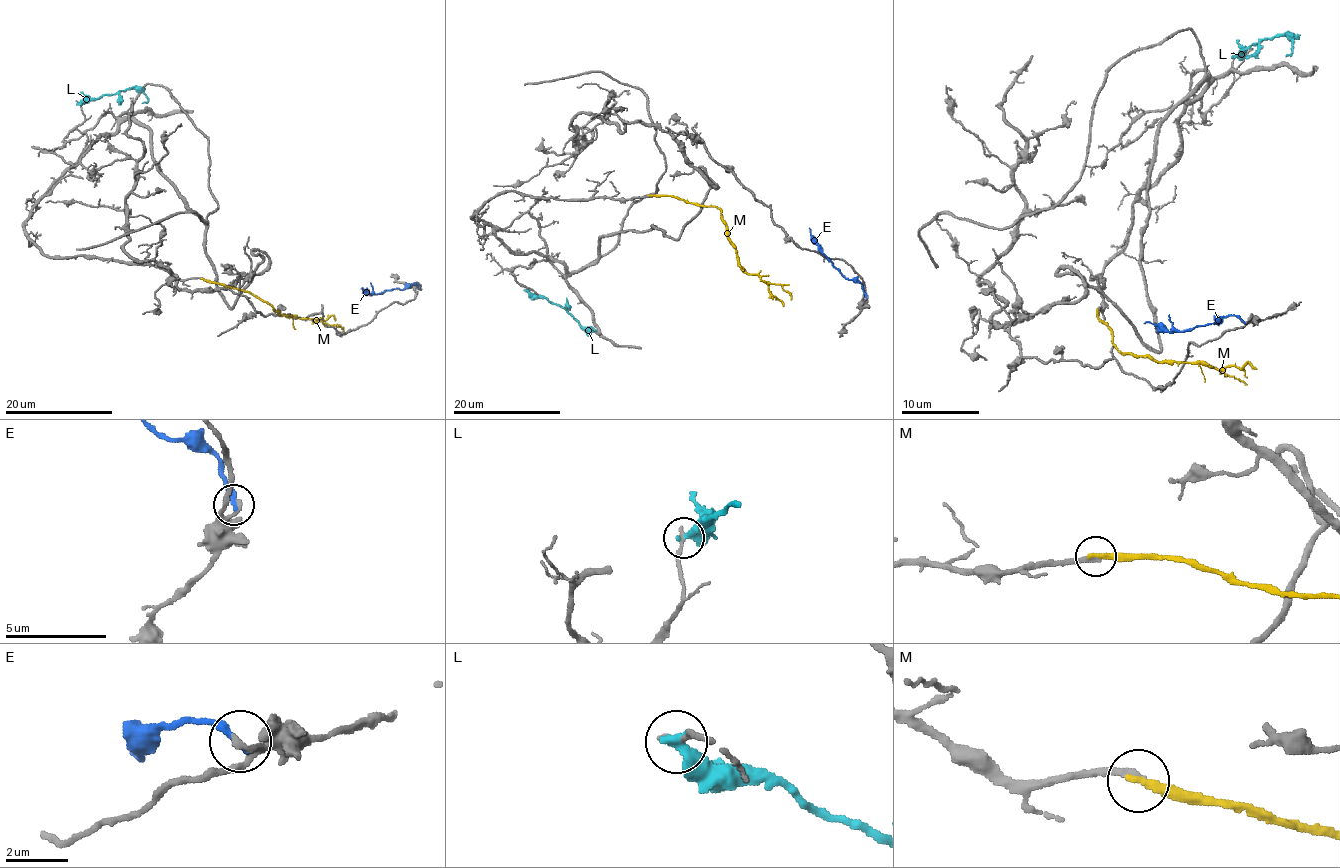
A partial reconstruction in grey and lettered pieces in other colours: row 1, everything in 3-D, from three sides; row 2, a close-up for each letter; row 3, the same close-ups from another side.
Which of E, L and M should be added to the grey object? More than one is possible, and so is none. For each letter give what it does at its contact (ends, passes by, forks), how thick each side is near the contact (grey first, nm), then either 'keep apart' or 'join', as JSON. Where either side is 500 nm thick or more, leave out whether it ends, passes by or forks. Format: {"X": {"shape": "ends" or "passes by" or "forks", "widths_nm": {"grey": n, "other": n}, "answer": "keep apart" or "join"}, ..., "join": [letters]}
{"E": {"shape": "ends", "widths_nm": {"grey": 220, "other": 300}, "answer": "keep apart"}, "L": {"shape": "ends", "widths_nm": {"grey": 240, "other": 480}, "answer": "keep apart"}, "M": {"shape": "ends", "widths_nm": {"grey": 240, "other": 280}, "answer": "join"}, "join": ["M"]}

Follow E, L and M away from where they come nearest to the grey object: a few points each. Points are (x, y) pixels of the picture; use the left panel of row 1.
E: (417, 287), (414, 283), (402, 289), (391, 288), (374, 293), (367, 293), (360, 288)
L: (78, 103), (134, 88), (139, 88), (147, 99), (142, 103)
M: (203, 279), (248, 291), (267, 302), (281, 315), (340, 326), (343, 331)

